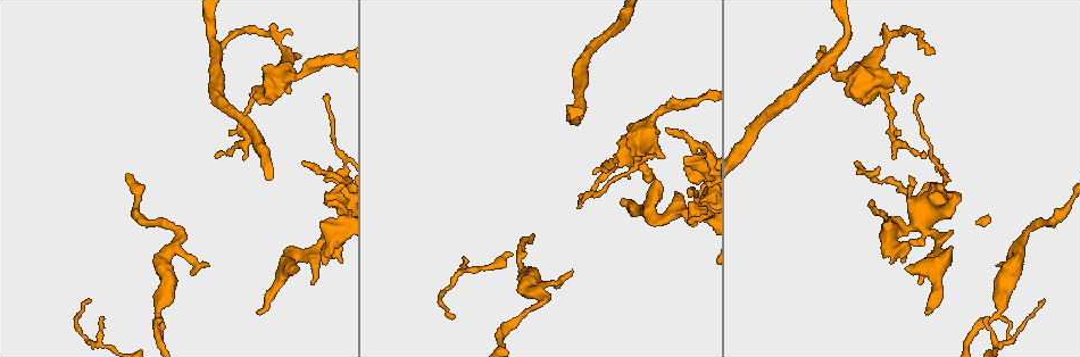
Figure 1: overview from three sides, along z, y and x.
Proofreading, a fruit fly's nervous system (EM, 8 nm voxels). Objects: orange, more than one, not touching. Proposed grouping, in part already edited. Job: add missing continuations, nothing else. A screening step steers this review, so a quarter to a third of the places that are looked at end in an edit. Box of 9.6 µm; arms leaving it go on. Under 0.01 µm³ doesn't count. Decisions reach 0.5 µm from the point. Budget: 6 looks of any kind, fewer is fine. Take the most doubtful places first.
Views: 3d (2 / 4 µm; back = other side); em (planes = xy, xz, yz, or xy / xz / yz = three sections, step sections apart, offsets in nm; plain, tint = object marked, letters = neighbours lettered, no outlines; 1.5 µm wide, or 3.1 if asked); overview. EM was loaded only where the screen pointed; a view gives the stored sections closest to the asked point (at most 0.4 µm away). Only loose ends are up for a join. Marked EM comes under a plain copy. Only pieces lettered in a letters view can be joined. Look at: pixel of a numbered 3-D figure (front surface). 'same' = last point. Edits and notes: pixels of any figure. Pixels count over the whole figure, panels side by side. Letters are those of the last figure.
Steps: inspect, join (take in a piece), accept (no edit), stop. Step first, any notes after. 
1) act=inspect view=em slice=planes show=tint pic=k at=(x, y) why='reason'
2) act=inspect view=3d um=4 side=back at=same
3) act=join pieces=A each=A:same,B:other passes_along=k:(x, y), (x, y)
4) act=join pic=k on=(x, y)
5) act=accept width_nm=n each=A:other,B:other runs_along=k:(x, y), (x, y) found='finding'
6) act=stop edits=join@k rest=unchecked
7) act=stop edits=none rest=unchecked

act=inspect view=3d um=4 pic=1 at=(918, 283) why='free end'

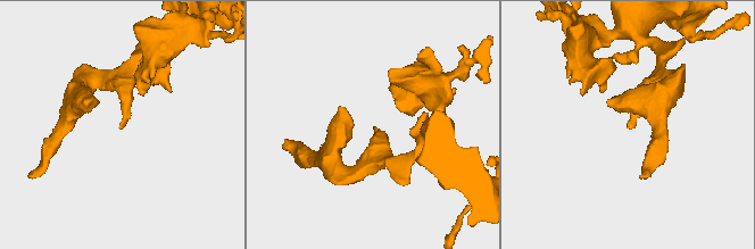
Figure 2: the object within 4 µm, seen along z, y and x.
act=inspect view=em slice=planes show=letters pic=2 at=(374, 126) why='need the tissue'

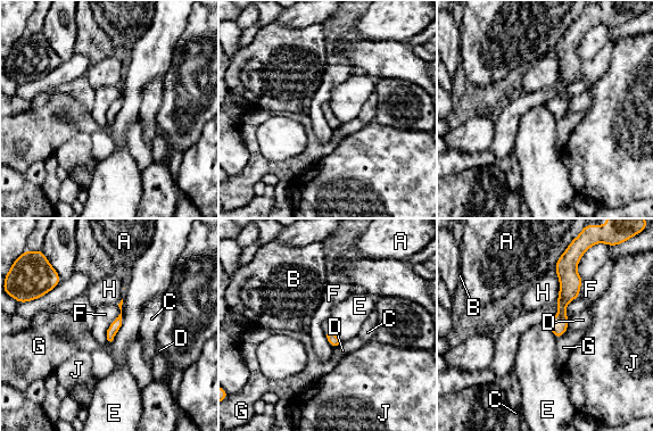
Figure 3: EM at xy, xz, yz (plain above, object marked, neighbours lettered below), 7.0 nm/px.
act=accept each=A:other,B:other,C:other,D:other,E:other,F:other,G:other,H:other,J:other runs_along=3:(558, 266), (565, 274), (559, 333) found='no lettered piece goes on from it'

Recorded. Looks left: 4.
act=inspect view=3d um=2 pic=1 at=(651, 176) why='branch stops here'

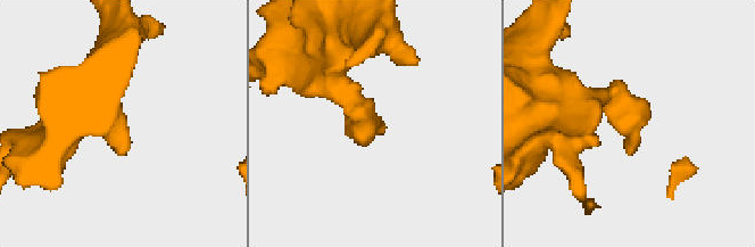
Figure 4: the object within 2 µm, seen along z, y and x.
act=inspect view=em slice=xy step=4 show=tint pic=4 at=(379, 122)

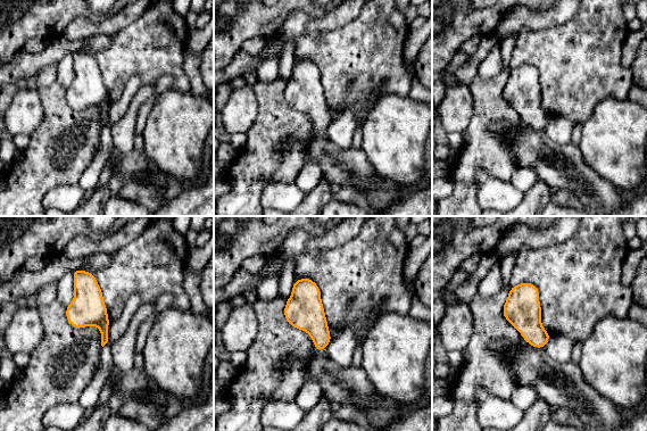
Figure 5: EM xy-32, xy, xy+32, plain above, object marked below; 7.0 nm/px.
act=inspect view=em slice=xz step=4 show=letters at=same

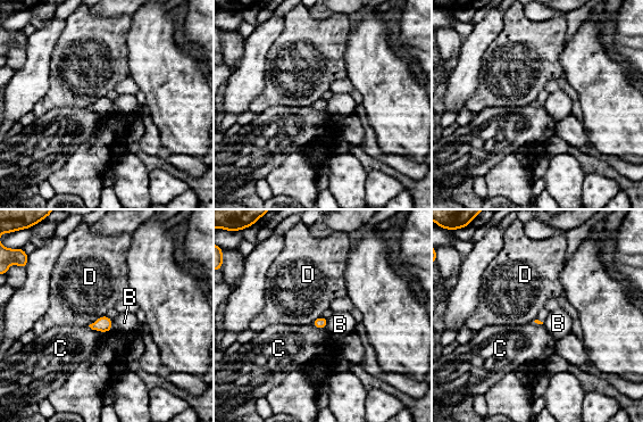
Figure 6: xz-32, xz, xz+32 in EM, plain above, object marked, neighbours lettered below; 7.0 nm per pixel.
act=accept longest_contact=D:150nm each=B:other,C:other,D:other border=6:(105, 314), (88, 325) found='none of them fits'

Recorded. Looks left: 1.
act=stop edits=none rest=unchecked

